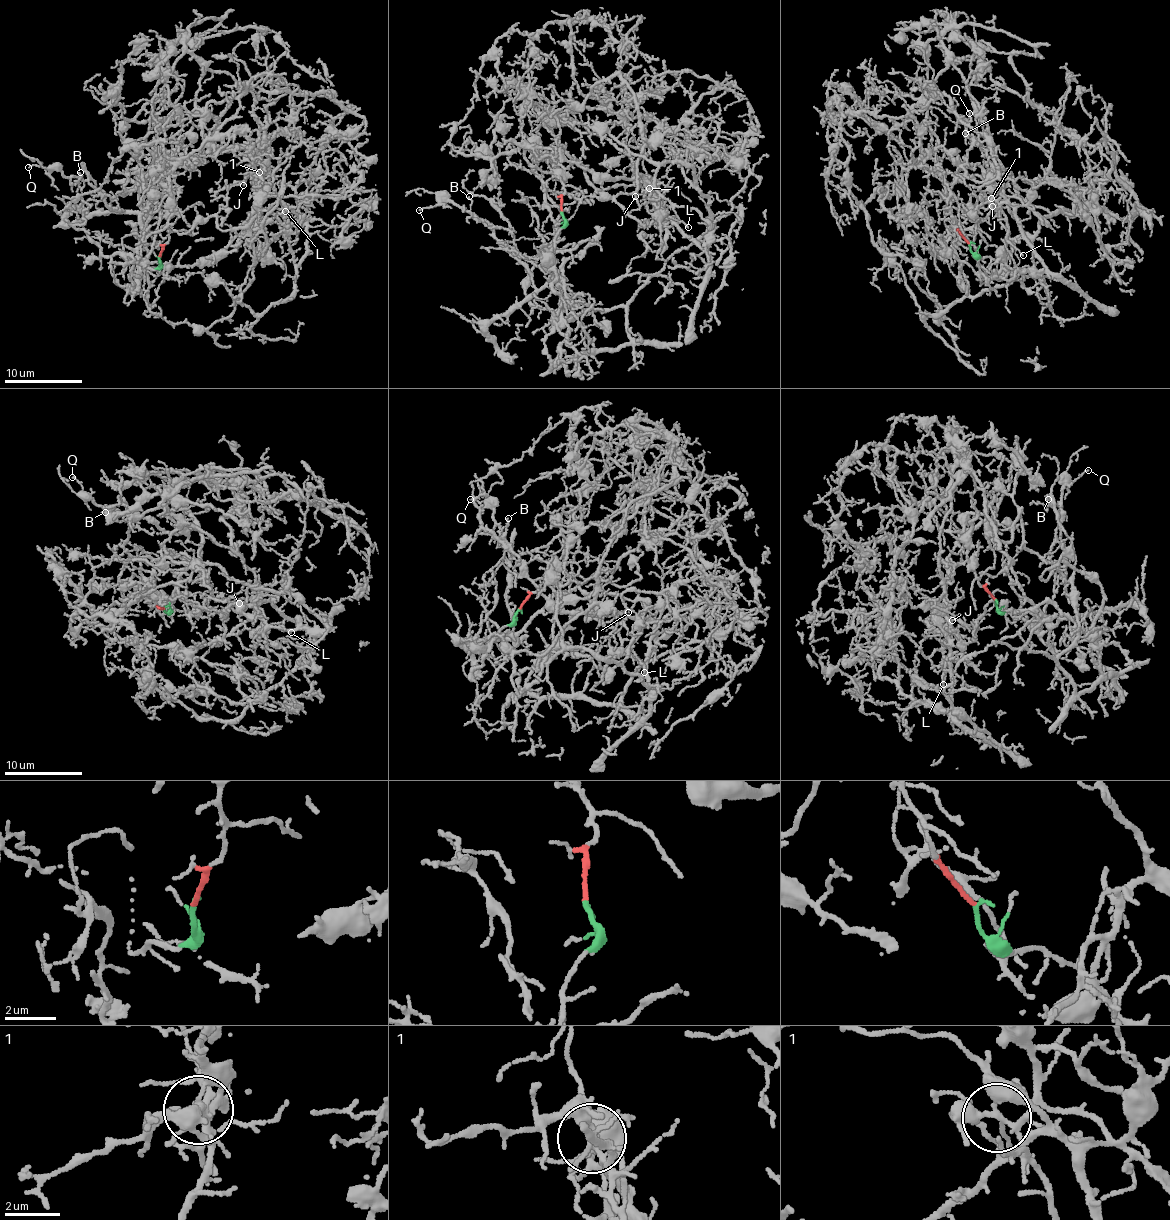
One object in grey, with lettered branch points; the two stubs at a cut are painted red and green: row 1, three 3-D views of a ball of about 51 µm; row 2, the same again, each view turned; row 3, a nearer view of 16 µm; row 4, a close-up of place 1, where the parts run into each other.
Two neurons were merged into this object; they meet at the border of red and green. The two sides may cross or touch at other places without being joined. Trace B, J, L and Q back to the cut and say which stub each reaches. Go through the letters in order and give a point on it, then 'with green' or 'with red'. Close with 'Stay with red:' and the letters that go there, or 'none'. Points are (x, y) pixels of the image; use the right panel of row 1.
B: place (965, 133); with green
J: place (992, 206); with red
L: place (1023, 255); with red
Q: place (969, 113); with green
Stay with red: J, L

